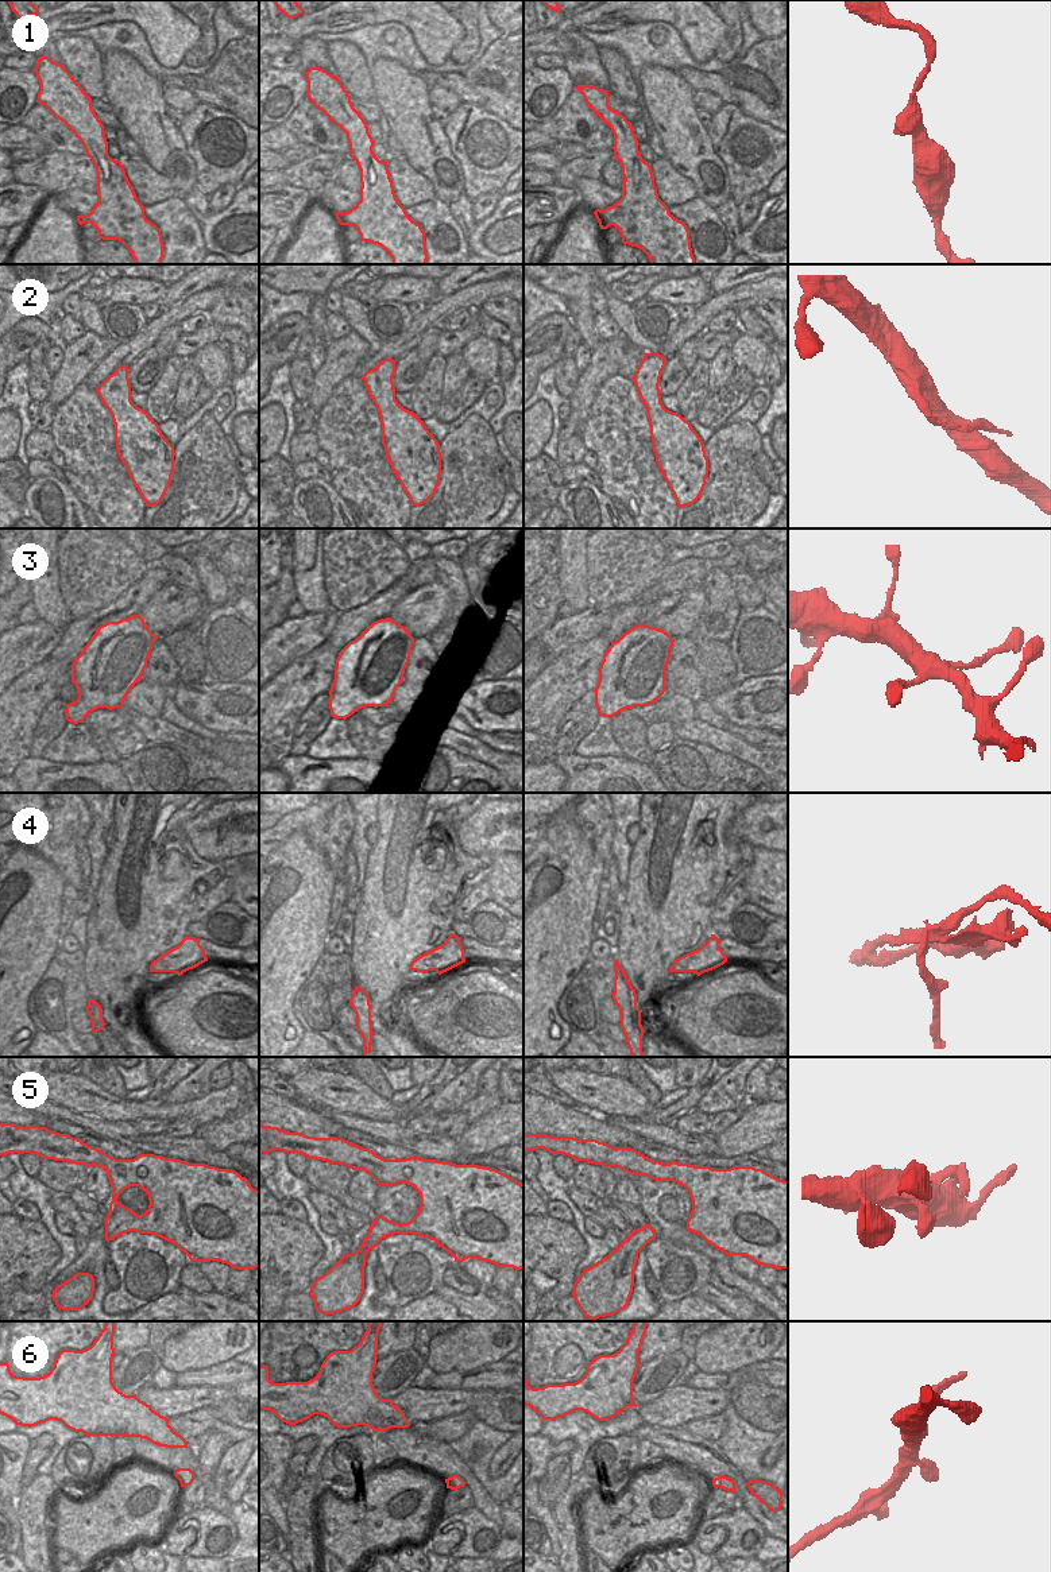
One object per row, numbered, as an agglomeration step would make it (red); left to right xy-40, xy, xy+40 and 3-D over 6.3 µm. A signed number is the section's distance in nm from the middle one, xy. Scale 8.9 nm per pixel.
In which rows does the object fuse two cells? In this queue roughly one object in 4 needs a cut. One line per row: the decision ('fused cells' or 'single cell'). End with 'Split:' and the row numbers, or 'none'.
1: single cell
2: fused cells
3: single cell
4: fused cells
5: single cell
6: single cell
Split: 2, 4

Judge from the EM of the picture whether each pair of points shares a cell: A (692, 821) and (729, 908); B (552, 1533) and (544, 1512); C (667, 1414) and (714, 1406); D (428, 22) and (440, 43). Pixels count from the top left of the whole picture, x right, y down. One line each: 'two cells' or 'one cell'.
A: two cells
B: one cell
C: one cell
D: one cell

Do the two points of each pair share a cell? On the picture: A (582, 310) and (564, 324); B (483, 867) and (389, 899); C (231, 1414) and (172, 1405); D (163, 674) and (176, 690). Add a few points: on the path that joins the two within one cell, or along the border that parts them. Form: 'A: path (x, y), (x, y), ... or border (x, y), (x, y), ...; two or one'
A: border (568, 317), (574, 325); two
B: path (460, 875), (445, 890), (428, 899), (412, 899); one
C: border (244, 1397), (228, 1397), (215, 1405), (205, 1406); two
D: border (177, 681), (167, 689); two

